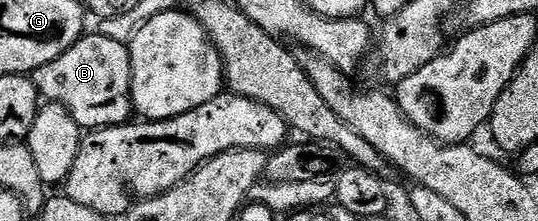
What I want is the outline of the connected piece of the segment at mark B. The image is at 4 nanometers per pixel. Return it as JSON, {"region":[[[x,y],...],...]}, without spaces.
{"region":[[[100,33],[82,35],[79,41],[75,41],[75,45],[71,45],[71,49],[67,49],[67,53],[55,57],[55,61],[32,72],[31,78],[42,100],[63,105],[63,109],[67,109],[67,113],[71,113],[71,117],[75,117],[75,121],[83,129],[119,127],[122,123],[130,122],[134,114],[133,70],[128,46]]]}

